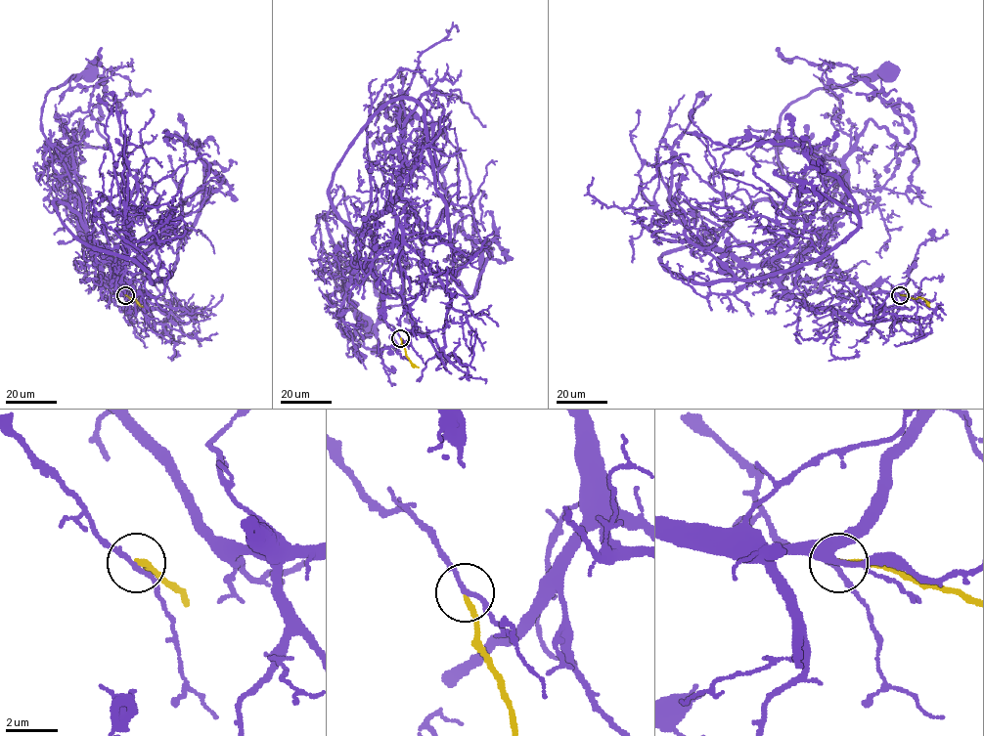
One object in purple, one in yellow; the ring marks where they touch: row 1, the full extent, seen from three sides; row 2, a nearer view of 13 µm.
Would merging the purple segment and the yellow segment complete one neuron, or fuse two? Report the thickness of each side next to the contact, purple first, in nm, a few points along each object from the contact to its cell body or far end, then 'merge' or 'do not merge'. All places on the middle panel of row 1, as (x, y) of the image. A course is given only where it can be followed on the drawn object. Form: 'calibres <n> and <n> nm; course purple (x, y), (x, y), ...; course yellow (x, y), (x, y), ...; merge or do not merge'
calibres 160 and 200 nm; course purple (400, 338), (386, 323), (381, 284), (365, 265), (346, 283), (327, 214), (318, 215), (335, 285), (365, 324); course yellow (400, 338), (405, 354), (419, 368); do not merge

